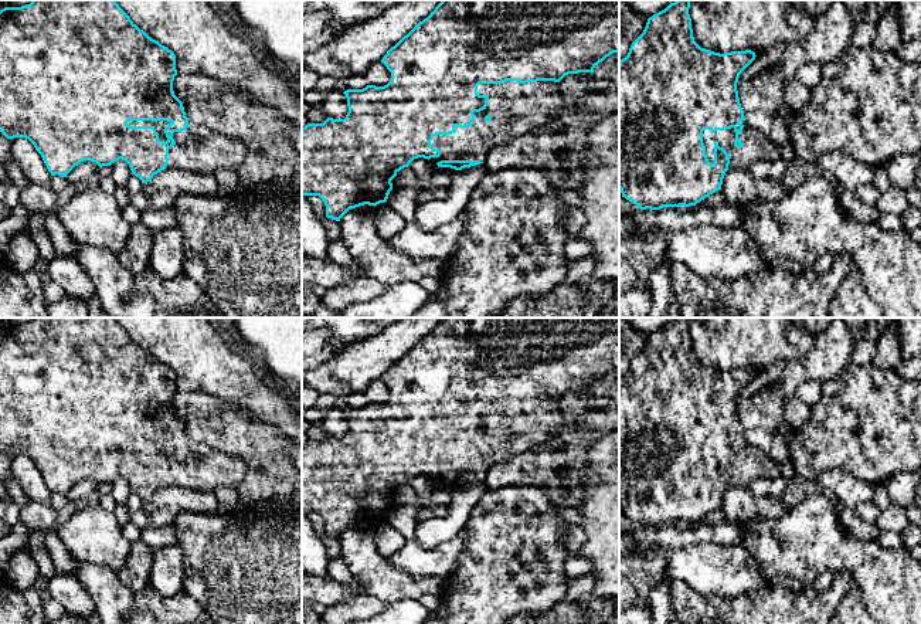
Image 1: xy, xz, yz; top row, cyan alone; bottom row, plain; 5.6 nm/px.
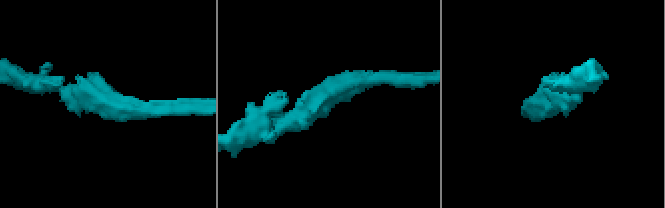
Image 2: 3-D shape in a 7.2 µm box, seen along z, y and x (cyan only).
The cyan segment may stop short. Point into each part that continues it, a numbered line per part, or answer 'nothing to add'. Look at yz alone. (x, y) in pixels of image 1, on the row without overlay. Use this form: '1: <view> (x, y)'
1: yz (757, 464)

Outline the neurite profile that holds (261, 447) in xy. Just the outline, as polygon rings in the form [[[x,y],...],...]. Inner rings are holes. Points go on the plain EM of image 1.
[[[177,391],[173,408],[183,420],[188,438],[244,461],[247,474],[237,486],[238,496],[251,489],[268,491],[281,505],[302,506],[302,471],[293,465],[288,454],[288,447],[295,441],[276,427],[266,425],[234,403],[222,401],[204,391]]]

